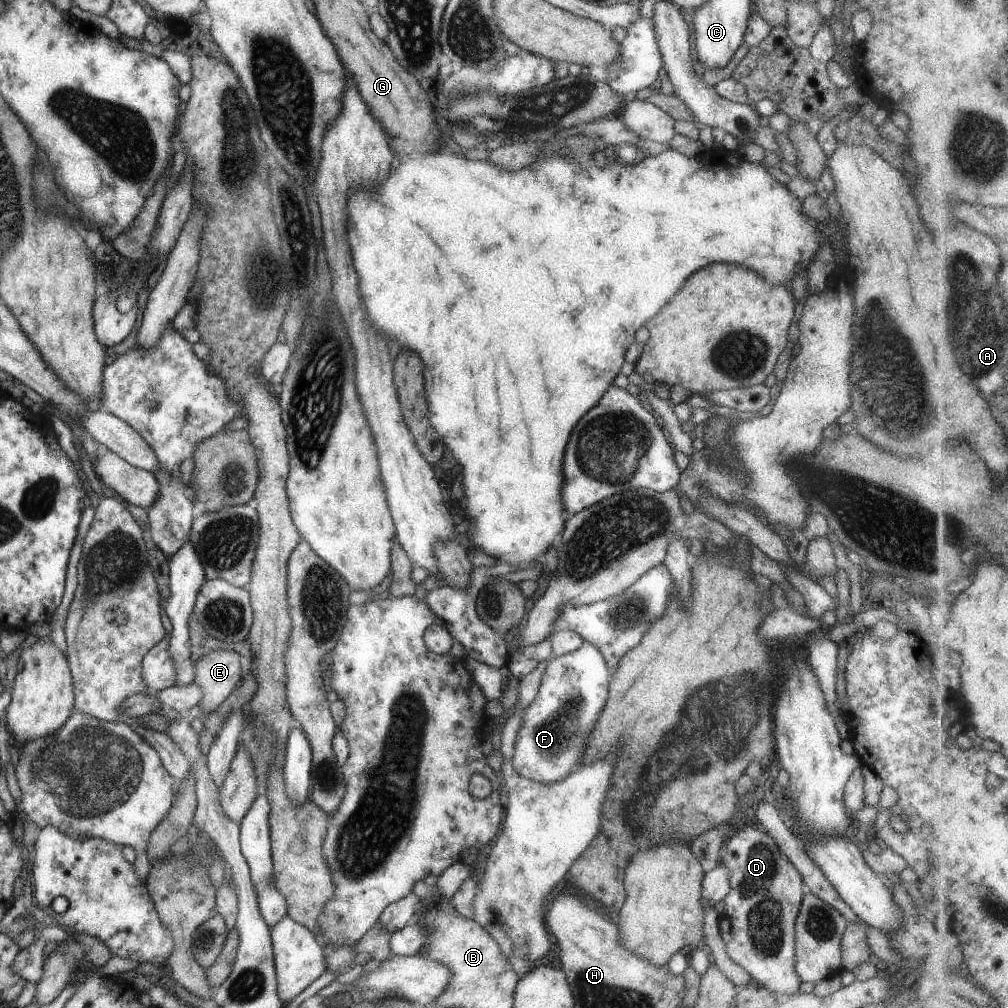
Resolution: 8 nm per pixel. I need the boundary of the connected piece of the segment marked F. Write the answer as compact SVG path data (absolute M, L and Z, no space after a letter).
M586 641L578 650L548 662L534 702L521 714L522 724L514 743L512 766L522 778L554 784L574 771L574 766L580 762L584 742L588 742L584 736L596 726L600 710L608 702L610 681L606 659L596 646Z

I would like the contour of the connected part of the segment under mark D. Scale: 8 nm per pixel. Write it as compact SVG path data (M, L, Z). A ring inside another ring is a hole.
M748 822L741 831L738 831L734 834L730 840L726 843L722 850L722 857L720 858L720 864L722 866L728 867L730 872L730 881L731 881L731 890L728 893L728 896L724 898L724 908L720 912L719 915L719 928L720 934L724 940L726 953L728 956L738 964L738 966L742 966L748 974L750 974L753 980L756 980L760 986L764 986L766 990L770 990L770 992L774 992L774 994L796 994L798 993L798 989L800 988L800 978L798 978L798 974L796 974L796 969L794 964L796 964L796 956L794 956L795 950L795 922L796 917L798 916L801 902L804 898L804 892L802 892L802 884L804 883L802 880L802 876L798 870L796 870L796 866L788 860L788 856L780 850L780 846L778 846L777 842L774 842L774 838L770 836L765 830L759 827L754 822Z

